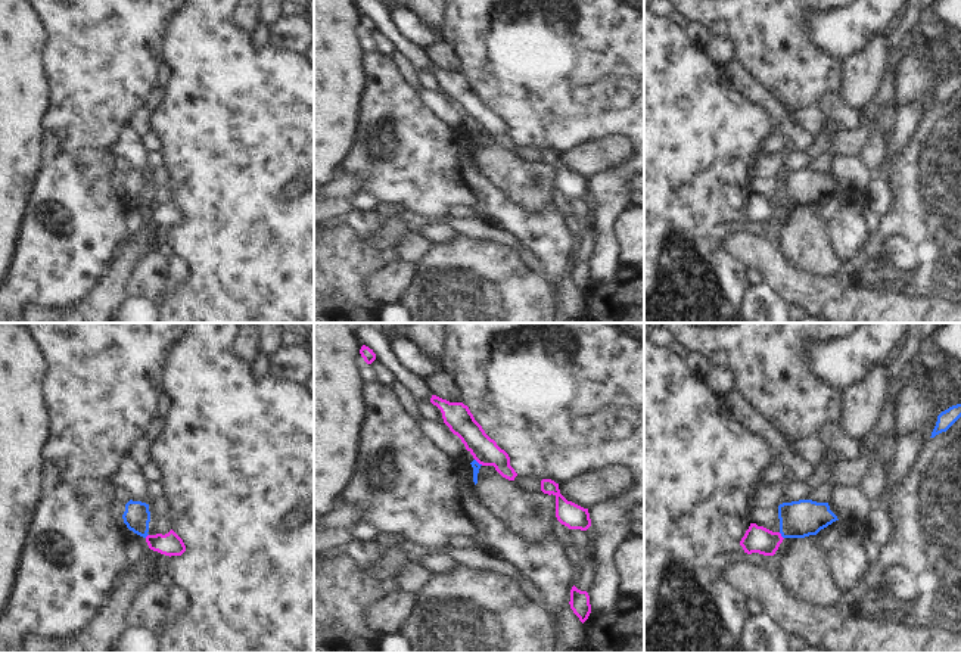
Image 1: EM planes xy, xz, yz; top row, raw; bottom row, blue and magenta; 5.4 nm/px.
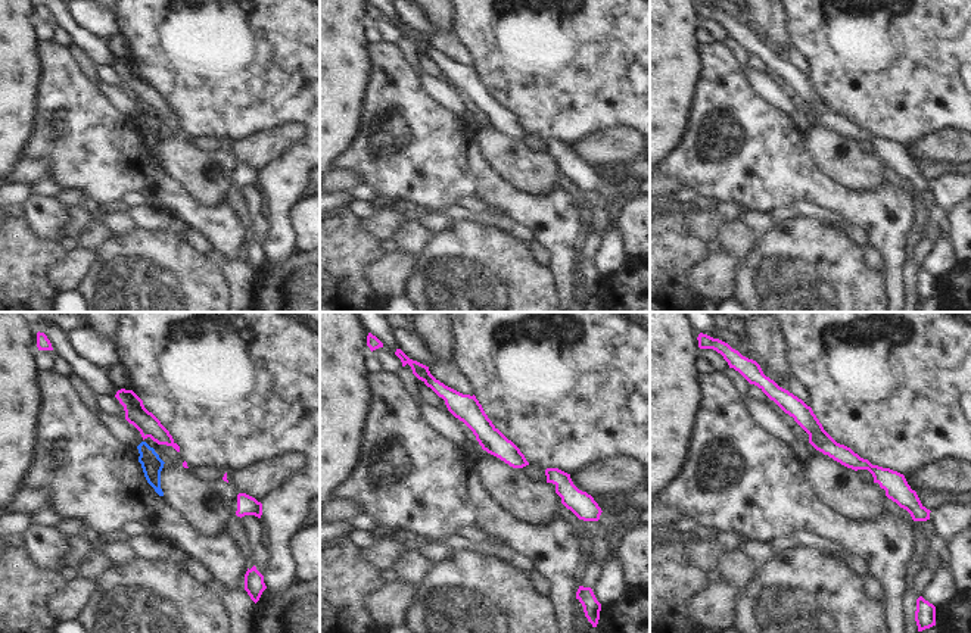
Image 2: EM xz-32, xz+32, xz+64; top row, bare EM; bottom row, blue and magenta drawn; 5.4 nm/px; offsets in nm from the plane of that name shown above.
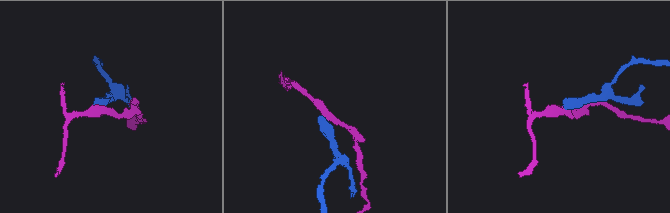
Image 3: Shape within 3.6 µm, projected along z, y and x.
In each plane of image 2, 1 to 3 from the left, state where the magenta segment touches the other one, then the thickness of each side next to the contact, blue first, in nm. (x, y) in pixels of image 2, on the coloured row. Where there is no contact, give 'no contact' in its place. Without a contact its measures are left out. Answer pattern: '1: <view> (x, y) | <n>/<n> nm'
1: no contact
2: no contact
3: no contact

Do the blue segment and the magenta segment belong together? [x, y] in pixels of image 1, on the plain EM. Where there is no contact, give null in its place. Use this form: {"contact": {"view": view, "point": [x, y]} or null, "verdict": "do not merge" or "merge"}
{"contact": {"view": "xz", "point": [478, 133]}, "verdict": "do not merge"}

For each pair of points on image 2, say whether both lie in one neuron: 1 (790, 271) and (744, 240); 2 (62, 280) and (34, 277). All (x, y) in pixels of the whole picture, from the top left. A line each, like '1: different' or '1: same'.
1: different
2: different

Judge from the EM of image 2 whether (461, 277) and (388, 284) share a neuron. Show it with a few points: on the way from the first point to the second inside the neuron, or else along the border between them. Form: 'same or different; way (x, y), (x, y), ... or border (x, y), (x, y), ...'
different; border (420, 255), (419, 265), (405, 293)

